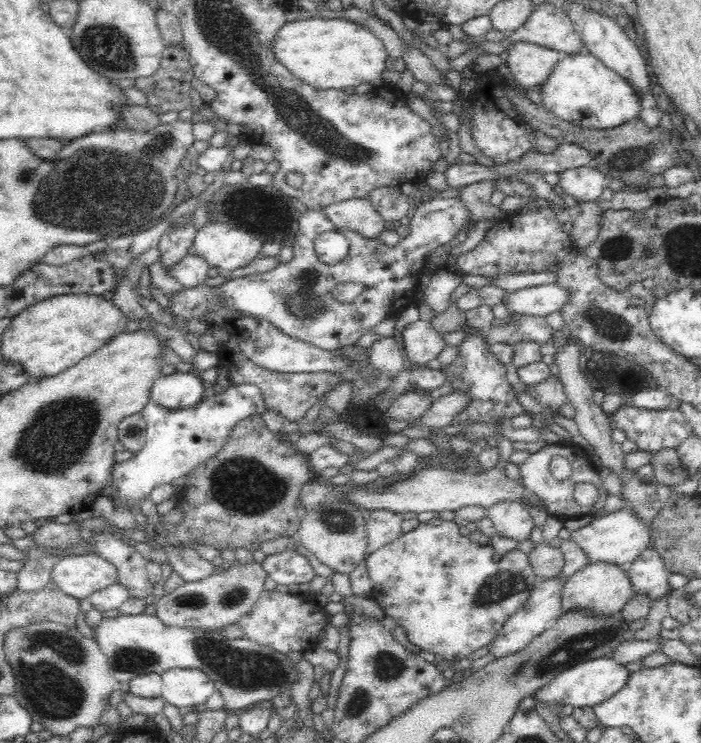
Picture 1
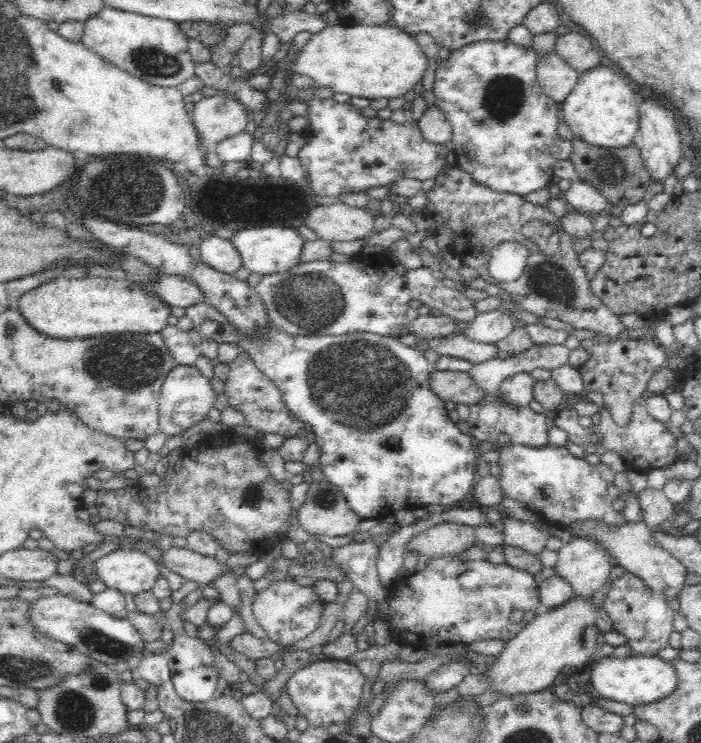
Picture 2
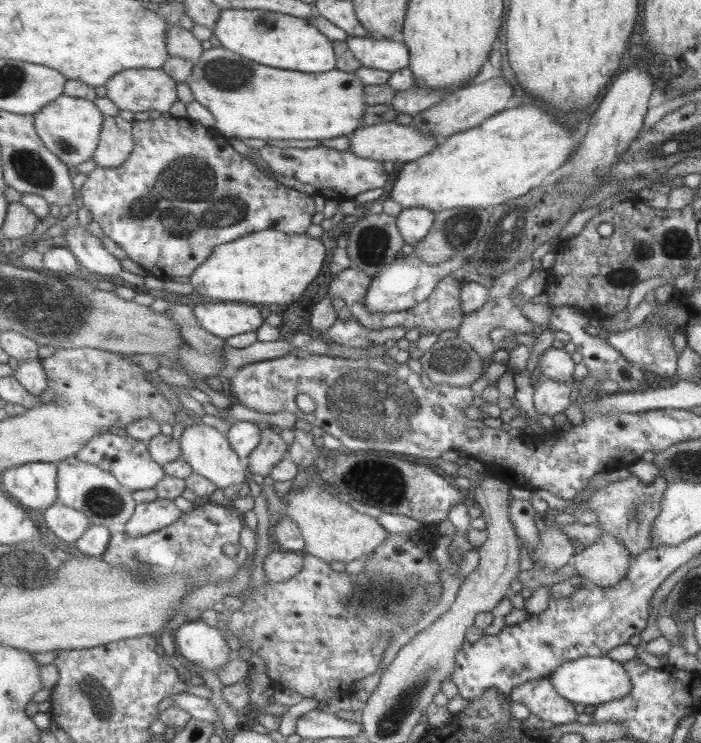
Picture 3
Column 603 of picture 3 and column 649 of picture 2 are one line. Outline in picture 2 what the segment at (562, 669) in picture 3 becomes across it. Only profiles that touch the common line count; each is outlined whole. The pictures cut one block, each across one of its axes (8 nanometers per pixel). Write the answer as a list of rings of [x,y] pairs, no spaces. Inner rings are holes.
[[[613,655],[604,656],[593,660],[588,666],[591,667],[589,683],[592,688],[606,700],[614,702],[626,702],[631,706],[640,706],[664,699],[676,684],[676,675],[673,668],[666,661],[652,656],[628,656],[620,658]]]

